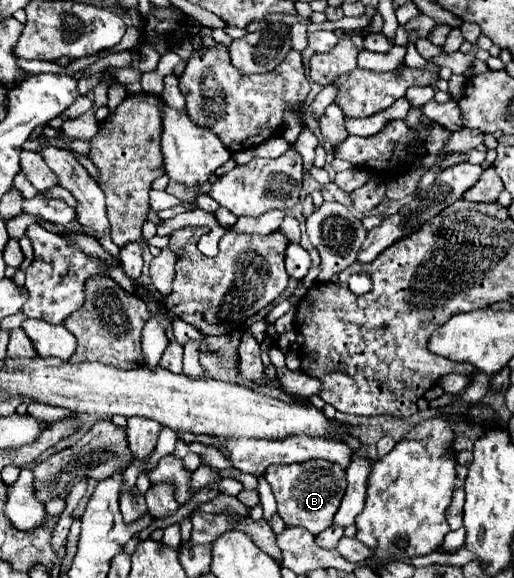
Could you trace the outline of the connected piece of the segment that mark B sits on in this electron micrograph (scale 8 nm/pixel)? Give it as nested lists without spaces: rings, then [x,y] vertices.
[[[307,460],[301,464],[287,466],[271,466],[265,472],[265,480],[269,482],[273,496],[277,500],[277,512],[287,526],[299,526],[309,530],[313,536],[323,532],[333,524],[333,516],[341,504],[343,492],[347,488],[345,470],[327,460]]]

